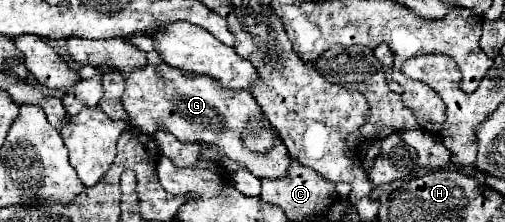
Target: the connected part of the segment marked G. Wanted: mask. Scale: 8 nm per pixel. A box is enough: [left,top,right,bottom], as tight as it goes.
[123,34,289,178]

